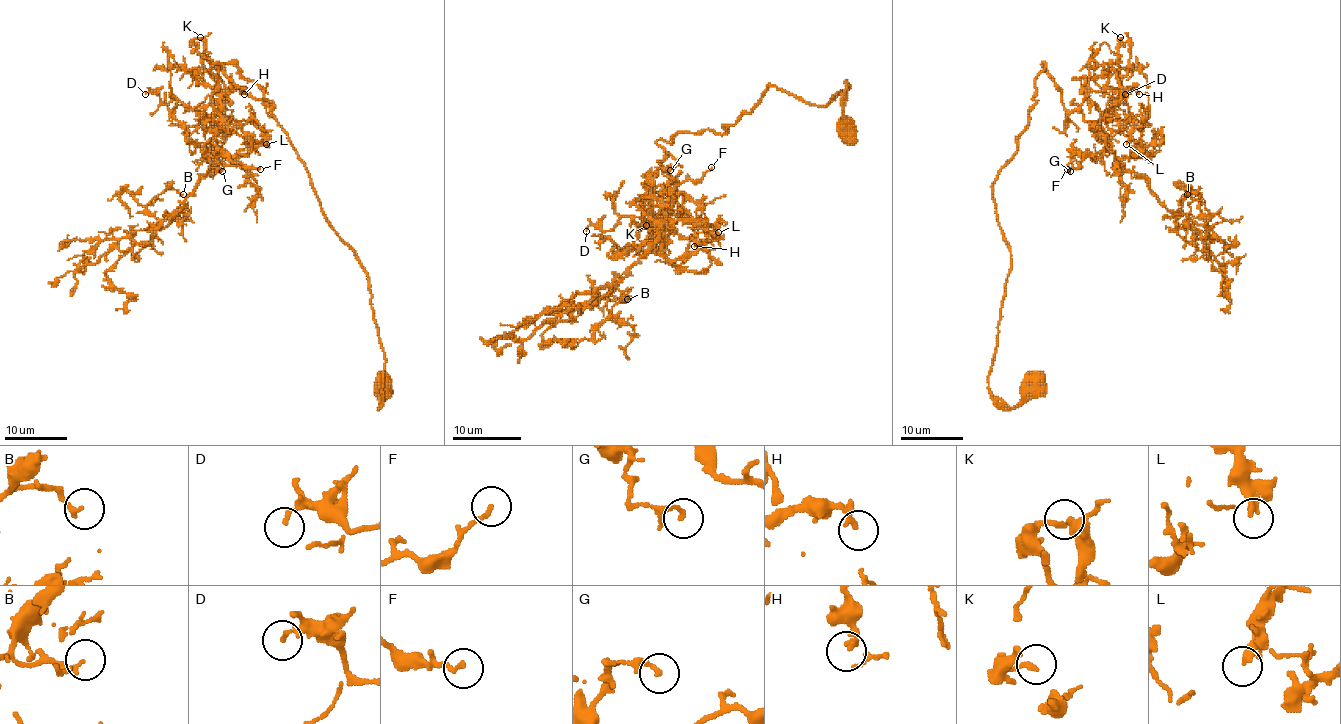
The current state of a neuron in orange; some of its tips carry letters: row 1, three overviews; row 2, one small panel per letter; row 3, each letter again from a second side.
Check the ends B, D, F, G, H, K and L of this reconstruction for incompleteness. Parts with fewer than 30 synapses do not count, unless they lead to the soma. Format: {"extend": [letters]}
{"extend": []}

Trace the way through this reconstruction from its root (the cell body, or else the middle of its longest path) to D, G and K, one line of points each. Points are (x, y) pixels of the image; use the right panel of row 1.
D: (1029, 384), (1012, 407), (988, 387), (1010, 269), (993, 183), (1042, 64), (1070, 111), (1125, 94)
G: (1029, 384), (1012, 407), (988, 387), (1010, 269), (993, 183), (1042, 64), (1062, 105), (1107, 136), (1070, 171)
K: (1029, 384), (1012, 407), (988, 387), (1010, 269), (993, 183), (1042, 64), (1067, 109), (1111, 120), (1120, 37)

